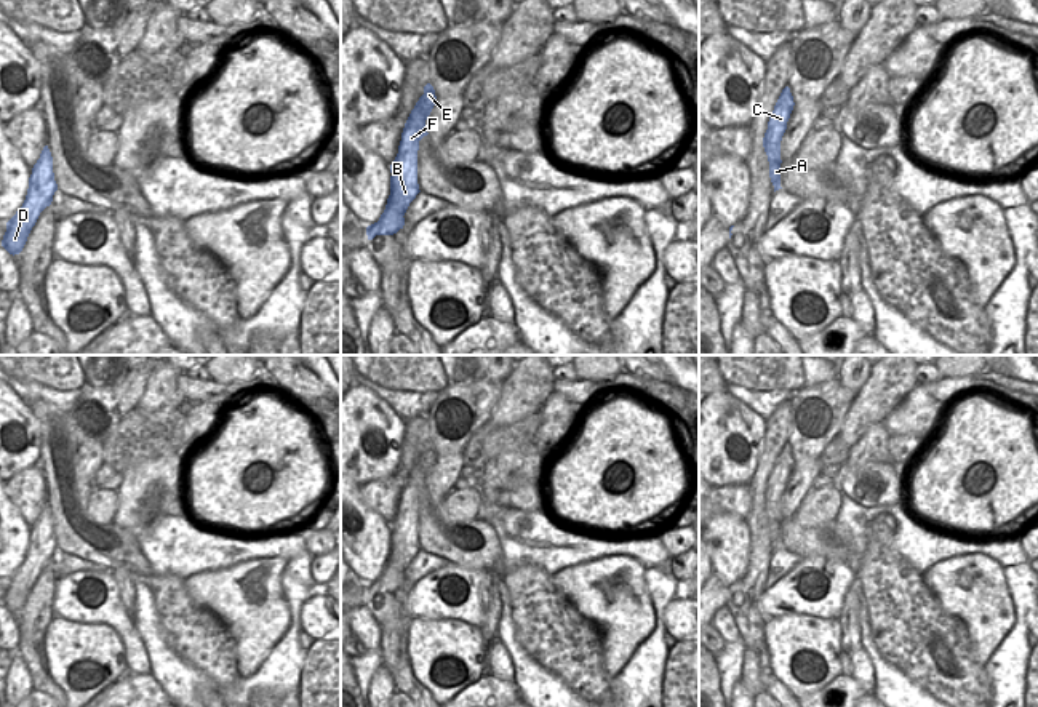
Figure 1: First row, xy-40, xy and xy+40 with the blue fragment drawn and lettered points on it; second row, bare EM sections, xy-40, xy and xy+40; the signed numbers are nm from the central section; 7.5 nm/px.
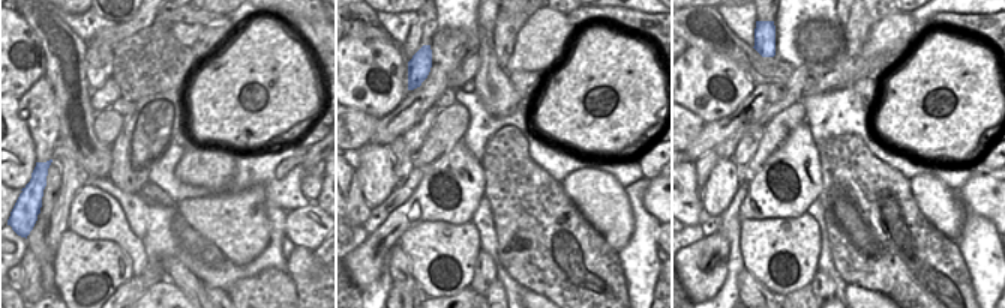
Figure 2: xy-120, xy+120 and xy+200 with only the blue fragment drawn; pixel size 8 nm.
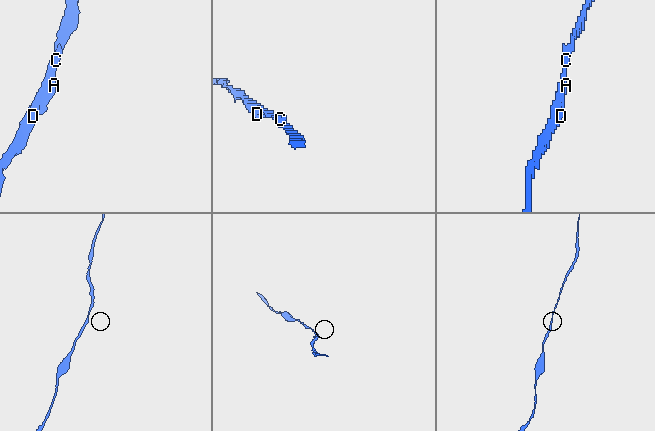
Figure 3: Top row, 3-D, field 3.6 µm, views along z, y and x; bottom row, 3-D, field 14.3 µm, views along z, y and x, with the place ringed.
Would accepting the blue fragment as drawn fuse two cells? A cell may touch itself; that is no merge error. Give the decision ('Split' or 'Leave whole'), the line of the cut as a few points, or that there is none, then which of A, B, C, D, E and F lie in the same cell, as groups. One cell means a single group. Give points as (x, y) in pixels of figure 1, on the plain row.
Leave whole. No split. Groups: A B C D E F

